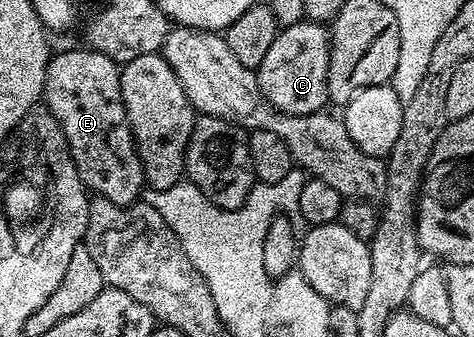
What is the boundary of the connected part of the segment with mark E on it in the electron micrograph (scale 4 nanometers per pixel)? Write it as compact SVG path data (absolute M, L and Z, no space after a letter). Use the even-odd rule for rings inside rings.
M82 47L56 56L54 53L48 59L41 100L53 118L57 118L88 193L109 198L114 204L134 204L144 191L145 181L121 98L121 68L105 54Z

